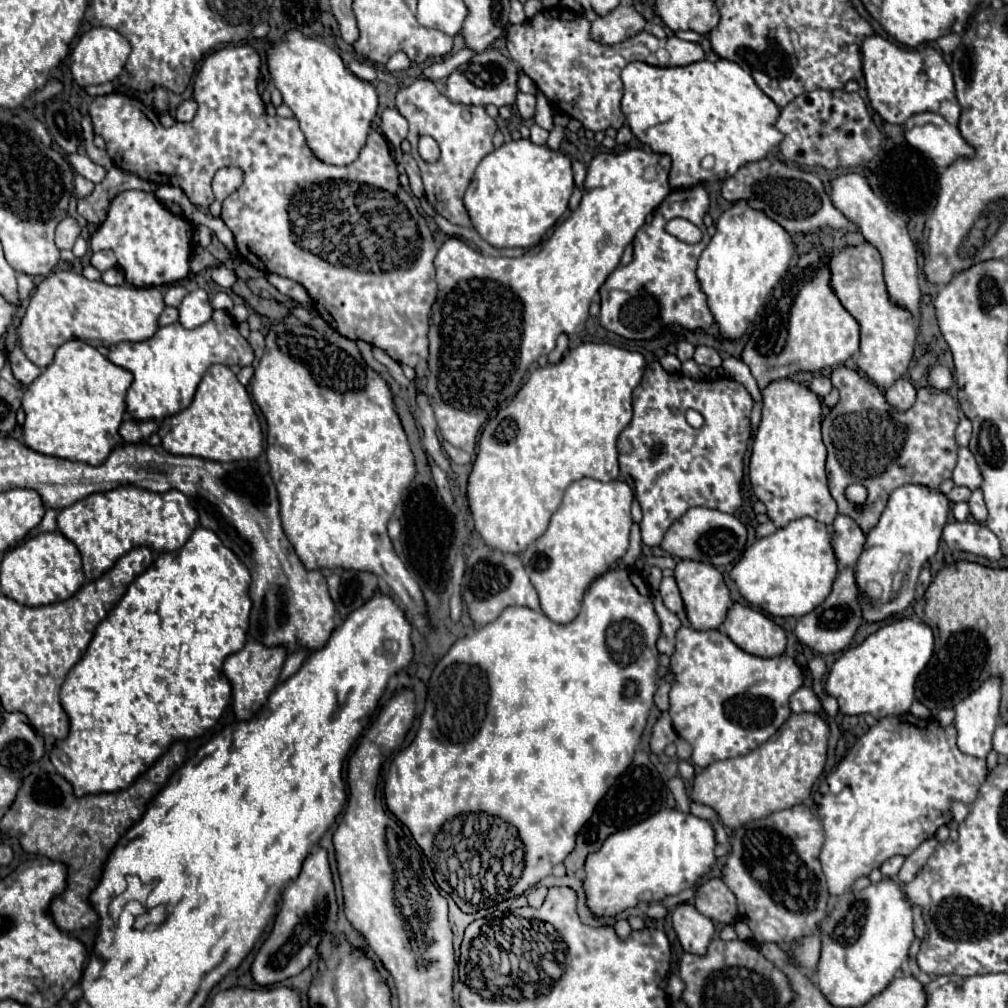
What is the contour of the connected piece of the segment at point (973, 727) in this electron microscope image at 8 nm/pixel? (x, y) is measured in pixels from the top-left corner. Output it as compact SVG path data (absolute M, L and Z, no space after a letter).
M989 677L977 691L965 697L959 705L955 705L955 729L957 729L957 747L961 753L971 757L985 759L991 751L991 737L997 727L999 717L999 701L1001 701L1001 681L997 677Z

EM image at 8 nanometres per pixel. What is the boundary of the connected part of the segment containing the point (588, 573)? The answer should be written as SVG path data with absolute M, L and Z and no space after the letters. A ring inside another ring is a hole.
M581 479L569 485L547 531L521 555L533 587L537 589L541 611L555 623L571 623L583 601L585 589L595 577L607 573L627 551L631 531L633 491L625 481L601 483Z

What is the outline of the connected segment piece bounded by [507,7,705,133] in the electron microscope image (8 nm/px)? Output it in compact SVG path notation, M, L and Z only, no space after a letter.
M563 7L543 9L529 23L511 25L507 31L507 51L511 59L533 79L533 83L545 93L551 105L577 119L583 129L605 131L609 127L621 129L625 117L621 115L621 83L619 73L631 61L641 61L647 65L659 65L657 51L665 49L669 53L669 67L691 65L705 59L701 45L681 41L675 35L657 39L655 35L641 31L635 37L619 45L601 45L589 35L591 23L573 11Z

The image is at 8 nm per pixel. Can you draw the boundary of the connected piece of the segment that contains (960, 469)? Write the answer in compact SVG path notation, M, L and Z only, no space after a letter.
M967 447L959 449L959 459L957 459L957 467L953 469L953 483L955 485L963 485L967 489L977 489L981 485L981 473L979 467L975 463L973 453Z

